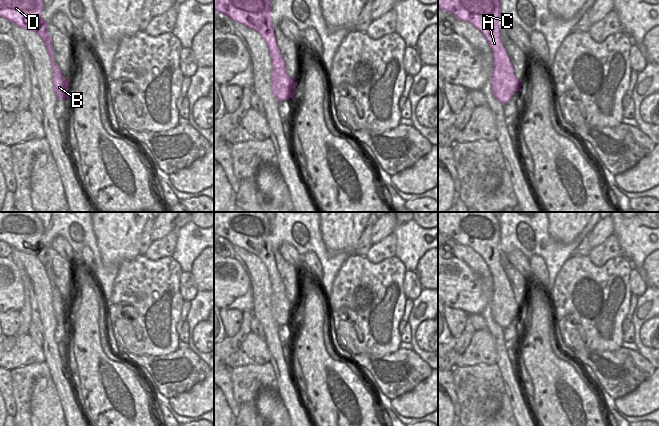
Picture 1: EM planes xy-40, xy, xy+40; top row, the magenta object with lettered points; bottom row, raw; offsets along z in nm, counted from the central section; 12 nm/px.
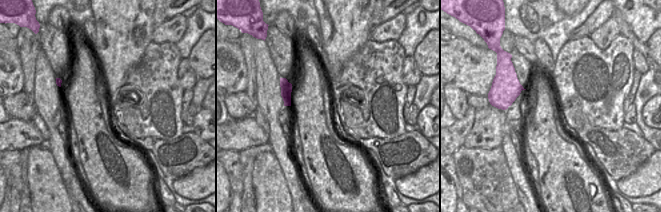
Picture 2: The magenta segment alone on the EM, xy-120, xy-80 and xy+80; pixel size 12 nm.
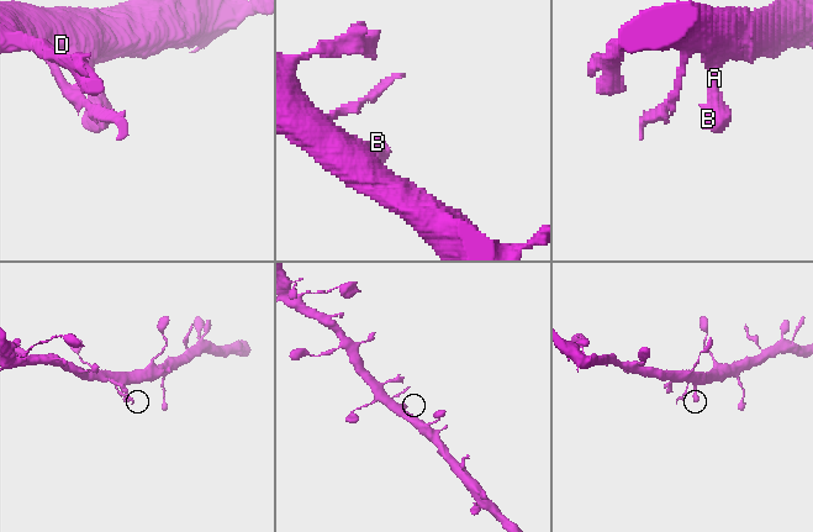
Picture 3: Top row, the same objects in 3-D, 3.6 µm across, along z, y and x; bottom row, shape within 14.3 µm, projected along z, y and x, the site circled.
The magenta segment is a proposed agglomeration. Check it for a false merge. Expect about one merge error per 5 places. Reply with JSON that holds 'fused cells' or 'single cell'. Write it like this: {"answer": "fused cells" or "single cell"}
{"answer": "single cell"}

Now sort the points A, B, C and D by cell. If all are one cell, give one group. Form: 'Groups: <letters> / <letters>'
Groups: A B C D

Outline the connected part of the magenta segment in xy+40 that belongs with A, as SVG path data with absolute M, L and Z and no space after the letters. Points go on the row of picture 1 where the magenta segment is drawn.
M438 0L438 7L450 12L458 20L472 24L482 32L494 59L491 91L500 103L510 101L515 91L521 91L522 81L516 78L513 65L501 40L499 0Z

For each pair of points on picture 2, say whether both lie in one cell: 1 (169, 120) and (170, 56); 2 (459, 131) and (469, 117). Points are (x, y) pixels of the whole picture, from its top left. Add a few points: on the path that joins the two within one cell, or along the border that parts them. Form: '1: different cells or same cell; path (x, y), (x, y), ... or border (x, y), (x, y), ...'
1: same cell; path (167, 104), (167, 72)
2: same cell; path (461, 128), (467, 120)

